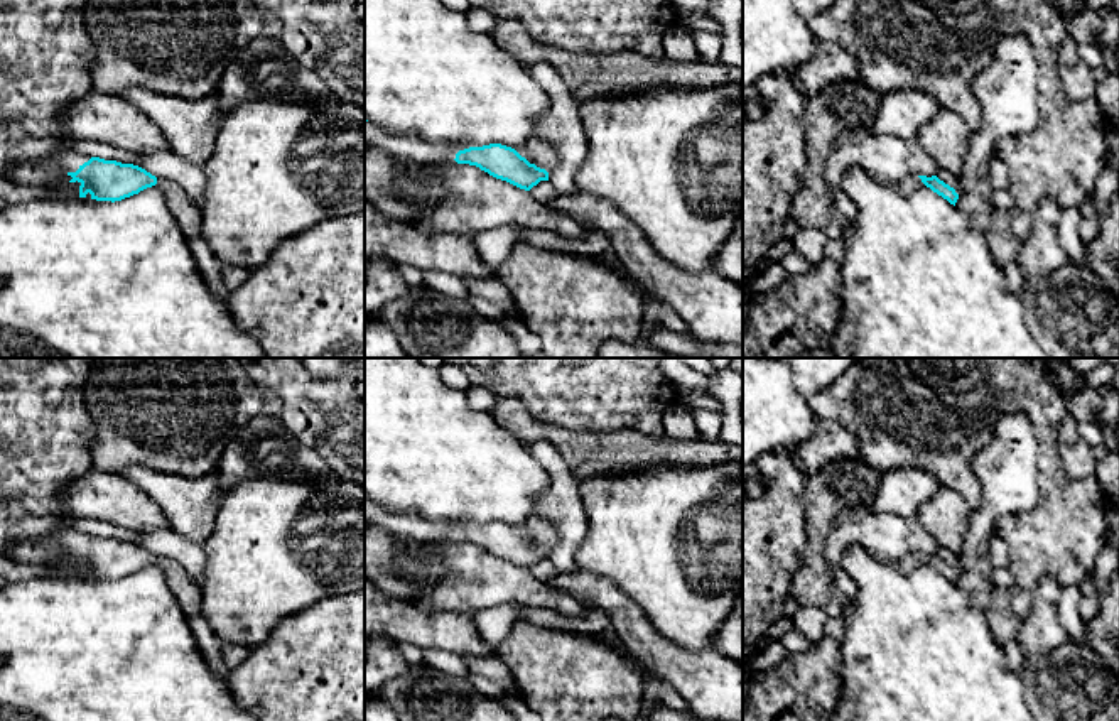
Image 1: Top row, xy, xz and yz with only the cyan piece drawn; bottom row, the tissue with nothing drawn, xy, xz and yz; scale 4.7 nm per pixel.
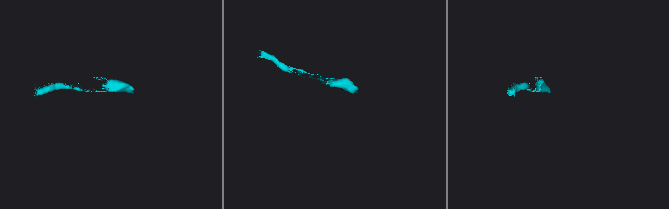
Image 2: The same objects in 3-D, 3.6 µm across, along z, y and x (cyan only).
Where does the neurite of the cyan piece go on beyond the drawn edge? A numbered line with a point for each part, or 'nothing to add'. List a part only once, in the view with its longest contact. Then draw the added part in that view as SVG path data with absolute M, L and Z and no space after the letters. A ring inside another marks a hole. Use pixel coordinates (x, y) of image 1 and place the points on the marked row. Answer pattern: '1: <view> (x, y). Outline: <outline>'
1: xy (49, 174). Outline: M68 150L59 155L15 164L5 177L15 184L39 187L47 198L79 198L81 182L73 182L76 172L89 157Z
2: xz (542, 156). Outline: M533 135L527 142L527 152L537 167L545 169L549 174L555 169L557 154L542 138Z

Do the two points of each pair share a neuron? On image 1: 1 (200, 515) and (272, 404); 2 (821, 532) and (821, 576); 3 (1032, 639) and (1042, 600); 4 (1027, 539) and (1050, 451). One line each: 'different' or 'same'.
1: different
2: same
3: same
4: same

